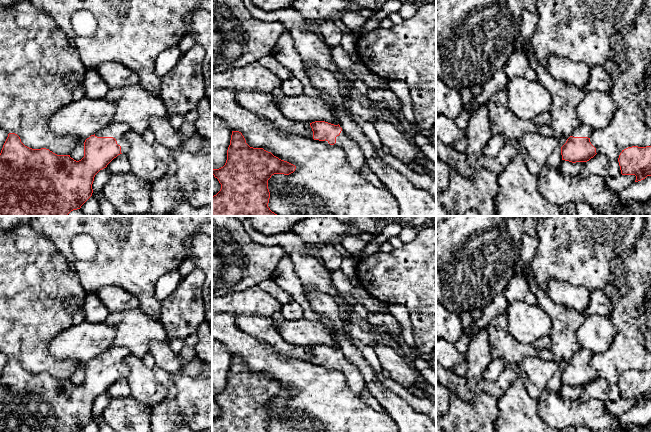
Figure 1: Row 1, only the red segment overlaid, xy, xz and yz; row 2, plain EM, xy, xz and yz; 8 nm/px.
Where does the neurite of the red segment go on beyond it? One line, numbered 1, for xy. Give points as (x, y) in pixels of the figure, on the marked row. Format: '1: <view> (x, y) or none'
1: xy (116, 130)

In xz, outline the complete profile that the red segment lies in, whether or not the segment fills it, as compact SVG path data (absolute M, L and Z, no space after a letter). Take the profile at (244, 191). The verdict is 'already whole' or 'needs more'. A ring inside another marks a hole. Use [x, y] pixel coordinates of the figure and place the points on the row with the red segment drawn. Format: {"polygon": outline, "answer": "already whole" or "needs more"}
{"polygon": "M232 131L225 165L212 169L212 174L221 184L220 191L212 196L212 216L279 216L268 207L268 180L274 174L289 175L295 169L295 165L263 148L250 147L241 132Z", "answer": "already whole"}

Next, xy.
{"polygon": "M111 123L99 130L85 140L84 157L79 161L46 148L29 148L17 134L9 133L0 153L0 216L68 216L71 211L80 209L92 196L95 175L118 155L127 153L129 143L125 134L129 130L129 126L123 123Z", "answer": "needs more"}

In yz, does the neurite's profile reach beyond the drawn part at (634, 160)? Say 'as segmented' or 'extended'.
as segmented

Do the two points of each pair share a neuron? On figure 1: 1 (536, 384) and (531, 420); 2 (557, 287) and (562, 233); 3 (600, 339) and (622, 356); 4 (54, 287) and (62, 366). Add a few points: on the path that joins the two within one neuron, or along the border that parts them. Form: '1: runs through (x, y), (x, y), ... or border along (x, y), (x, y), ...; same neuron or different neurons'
1: border along (523, 378), (526, 391), (537, 401); different neurons
2: border along (581, 286), (566, 281), (549, 280), (545, 291); different neurons
3: border along (612, 323), (611, 345), (594, 353); different neurons
4: runs through (42, 308), (42, 352); same neuron

